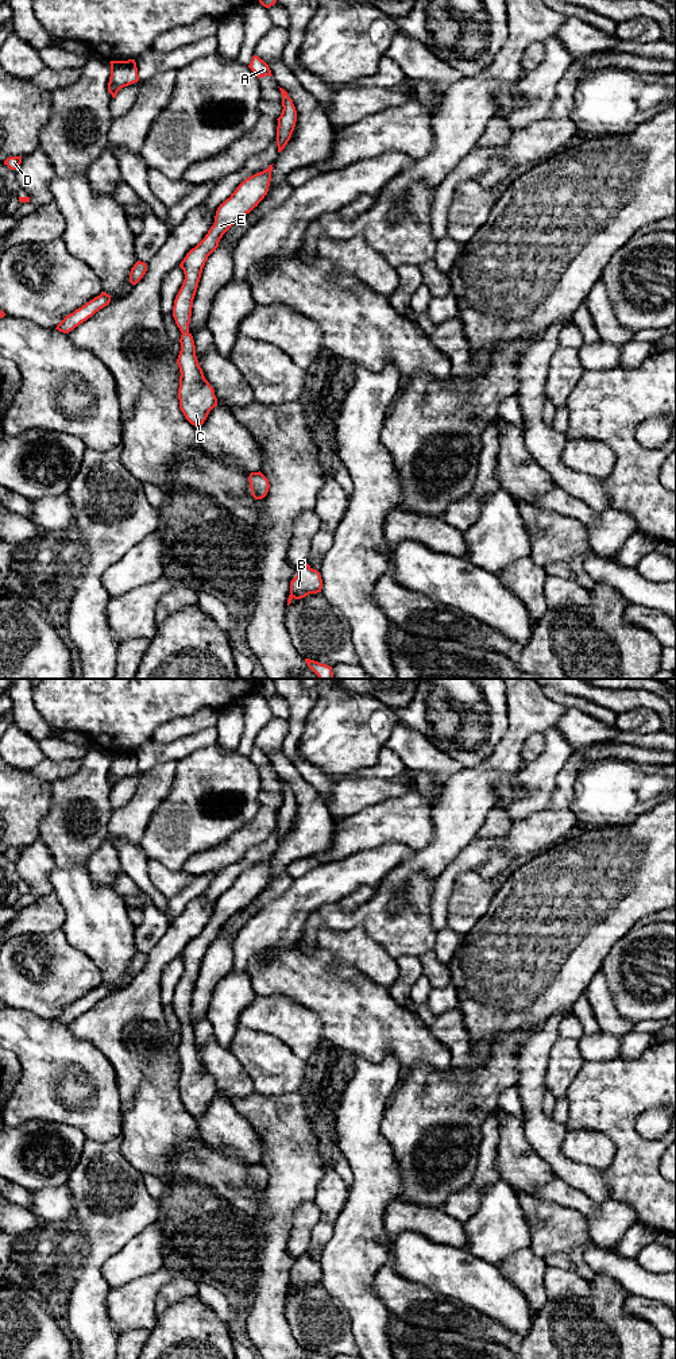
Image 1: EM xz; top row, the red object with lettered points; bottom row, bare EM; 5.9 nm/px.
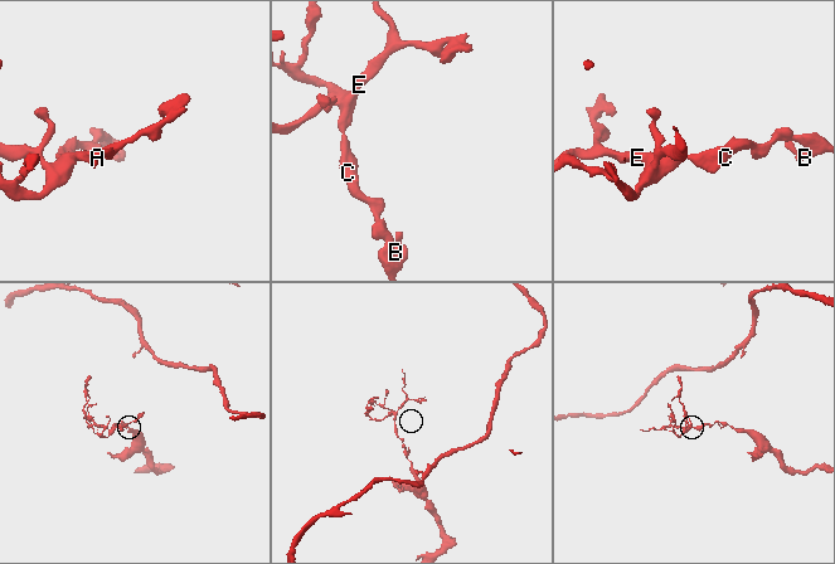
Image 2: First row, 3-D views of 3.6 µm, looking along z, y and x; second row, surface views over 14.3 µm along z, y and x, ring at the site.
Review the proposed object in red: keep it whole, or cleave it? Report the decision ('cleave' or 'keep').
keep

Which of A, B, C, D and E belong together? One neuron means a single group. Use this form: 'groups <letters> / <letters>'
groups A B C D E

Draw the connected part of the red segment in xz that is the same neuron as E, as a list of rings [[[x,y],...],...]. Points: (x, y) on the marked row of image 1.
[[[273,165],[246,178],[216,211],[215,223],[205,238],[192,248],[179,267],[185,279],[174,300],[173,317],[181,331],[179,367],[179,409],[196,428],[201,426],[209,412],[217,406],[213,387],[205,379],[196,356],[196,345],[189,332],[193,300],[208,256],[219,247],[223,235],[264,198],[271,181]]]

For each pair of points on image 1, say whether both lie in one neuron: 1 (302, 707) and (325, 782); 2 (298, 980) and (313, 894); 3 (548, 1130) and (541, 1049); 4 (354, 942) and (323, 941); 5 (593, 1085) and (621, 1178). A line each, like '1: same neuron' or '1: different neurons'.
1: same neuron
2: different neurons
3: same neuron
4: same neuron
5: same neuron

